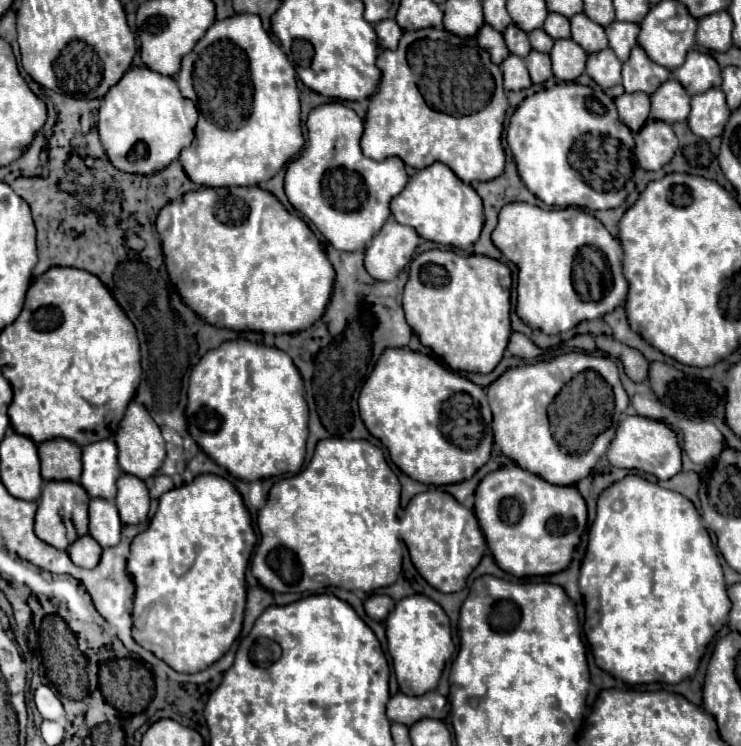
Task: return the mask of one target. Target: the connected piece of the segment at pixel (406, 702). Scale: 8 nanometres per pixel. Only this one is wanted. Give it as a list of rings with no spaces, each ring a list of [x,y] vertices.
[[[436,690],[426,692],[422,696],[406,696],[402,692],[394,694],[386,706],[386,714],[392,722],[400,722],[412,726],[422,718],[446,718],[448,700],[440,696]]]

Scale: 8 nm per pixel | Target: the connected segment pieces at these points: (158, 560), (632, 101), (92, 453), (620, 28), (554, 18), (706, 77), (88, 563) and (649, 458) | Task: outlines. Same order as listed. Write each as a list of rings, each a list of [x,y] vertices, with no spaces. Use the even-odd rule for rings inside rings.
[[[200,474],[190,484],[162,494],[150,526],[132,540],[132,554],[126,564],[136,588],[132,612],[134,640],[176,672],[194,674],[220,660],[242,630],[246,606],[244,572],[254,544],[256,534],[250,512],[240,492],[228,480],[214,474]]]
[[[624,92],[614,102],[616,102],[616,108],[618,108],[620,120],[632,132],[638,132],[650,116],[650,96],[644,94],[644,92],[634,92],[634,94]]]
[[[112,438],[92,442],[82,448],[82,478],[84,490],[96,498],[114,500],[116,498],[116,480],[122,474],[118,466],[118,448]]]
[[[614,20],[610,26],[606,26],[610,48],[616,52],[616,56],[622,62],[628,60],[632,46],[636,46],[638,32],[640,32],[640,28],[636,24],[628,24],[628,22],[620,22],[620,20]]]
[[[550,12],[550,14],[548,14],[548,20],[544,22],[544,30],[546,30],[554,40],[558,40],[558,38],[570,38],[570,22],[568,22],[568,18],[562,16],[562,14]]]
[[[690,50],[686,62],[672,74],[676,80],[680,80],[680,84],[684,84],[684,88],[688,88],[690,96],[706,92],[708,88],[718,88],[722,84],[718,62],[710,54],[698,50]]]
[[[84,534],[84,536],[80,536],[80,540],[76,540],[76,542],[68,548],[68,554],[70,554],[70,558],[72,558],[72,562],[74,562],[76,566],[94,568],[94,566],[100,562],[102,546],[100,546],[90,534]]]
[[[626,416],[624,420],[620,420],[608,446],[606,458],[616,468],[642,470],[654,474],[658,480],[670,480],[682,470],[682,448],[676,432],[666,422],[646,416]]]

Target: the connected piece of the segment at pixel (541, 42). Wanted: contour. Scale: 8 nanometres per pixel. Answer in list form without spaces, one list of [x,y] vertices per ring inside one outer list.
[[[532,30],[528,34],[528,38],[530,38],[530,44],[534,50],[538,50],[538,52],[550,52],[552,50],[554,40],[544,30]]]

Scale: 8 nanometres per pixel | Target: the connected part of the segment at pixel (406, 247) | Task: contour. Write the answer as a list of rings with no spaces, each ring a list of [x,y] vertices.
[[[388,220],[366,248],[364,266],[376,280],[394,280],[412,260],[418,246],[418,232],[412,226]]]

